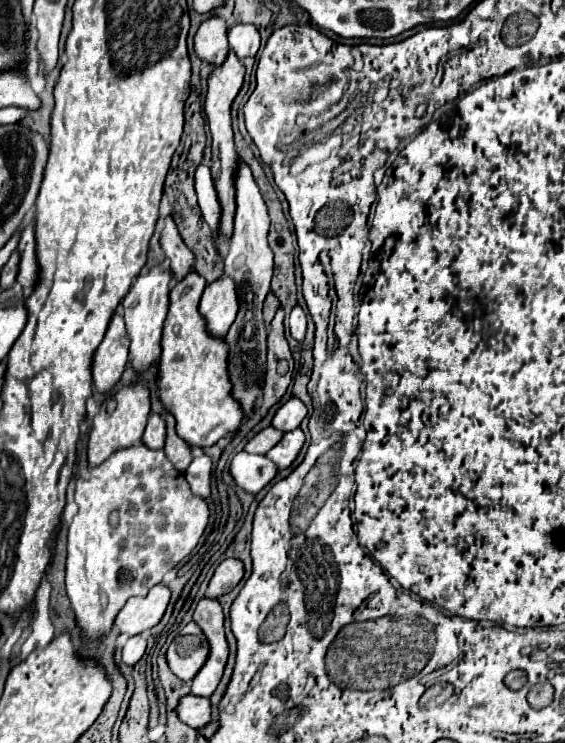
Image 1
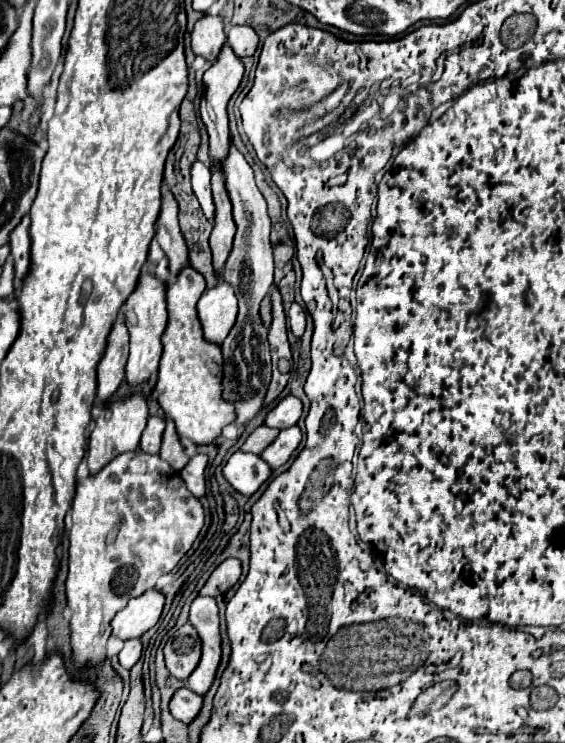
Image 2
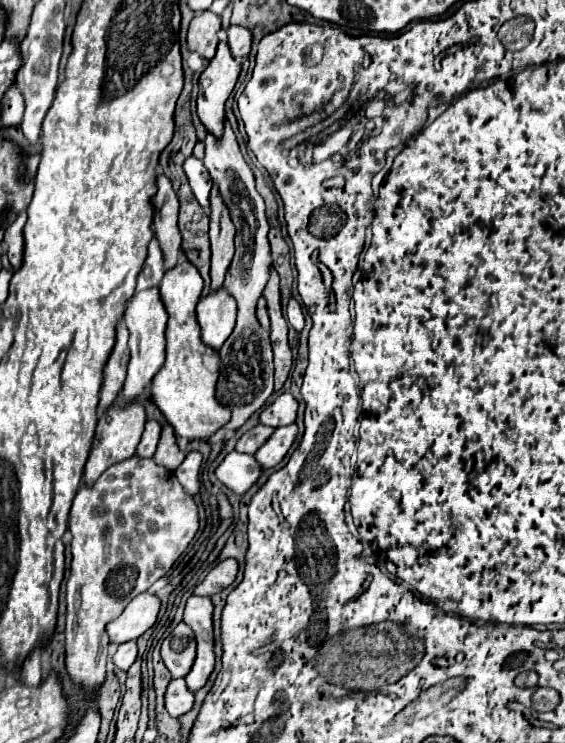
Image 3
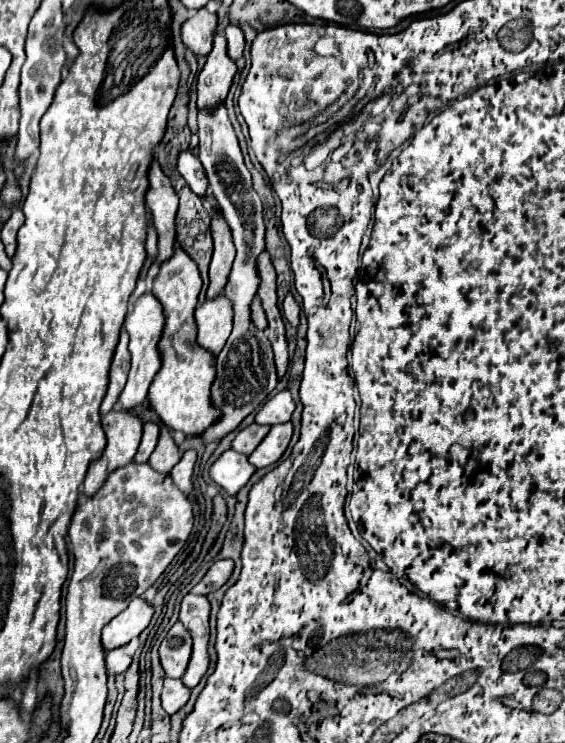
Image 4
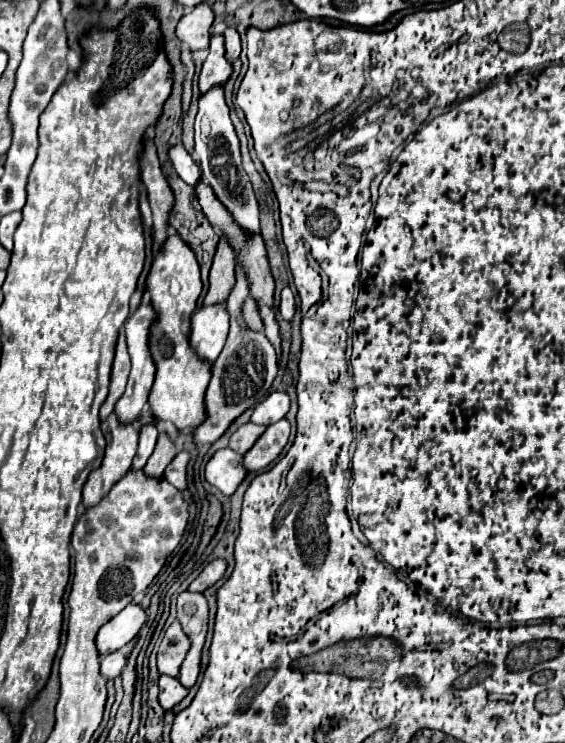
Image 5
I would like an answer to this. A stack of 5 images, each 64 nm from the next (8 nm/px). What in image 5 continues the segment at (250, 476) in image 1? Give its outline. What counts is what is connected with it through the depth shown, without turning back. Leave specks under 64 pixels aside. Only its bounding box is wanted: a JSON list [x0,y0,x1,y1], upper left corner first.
[206,448,246,496]

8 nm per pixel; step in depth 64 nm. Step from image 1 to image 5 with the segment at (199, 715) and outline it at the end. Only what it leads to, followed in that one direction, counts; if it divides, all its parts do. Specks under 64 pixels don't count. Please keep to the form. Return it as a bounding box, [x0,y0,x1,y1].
[158,674,188,710]

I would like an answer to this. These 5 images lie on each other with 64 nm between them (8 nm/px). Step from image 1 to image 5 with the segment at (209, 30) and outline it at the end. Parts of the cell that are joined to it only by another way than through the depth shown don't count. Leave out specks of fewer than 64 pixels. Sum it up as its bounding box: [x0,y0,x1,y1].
[176,4,214,50]

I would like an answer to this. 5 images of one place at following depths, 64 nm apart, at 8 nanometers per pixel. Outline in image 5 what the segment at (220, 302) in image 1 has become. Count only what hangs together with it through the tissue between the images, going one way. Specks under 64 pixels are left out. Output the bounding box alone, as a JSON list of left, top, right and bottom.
[190,304,228,362]

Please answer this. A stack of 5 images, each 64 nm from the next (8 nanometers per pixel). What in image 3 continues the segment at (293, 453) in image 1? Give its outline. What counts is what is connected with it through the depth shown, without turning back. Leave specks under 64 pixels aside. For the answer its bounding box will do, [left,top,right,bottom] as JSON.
[254,424,296,468]

